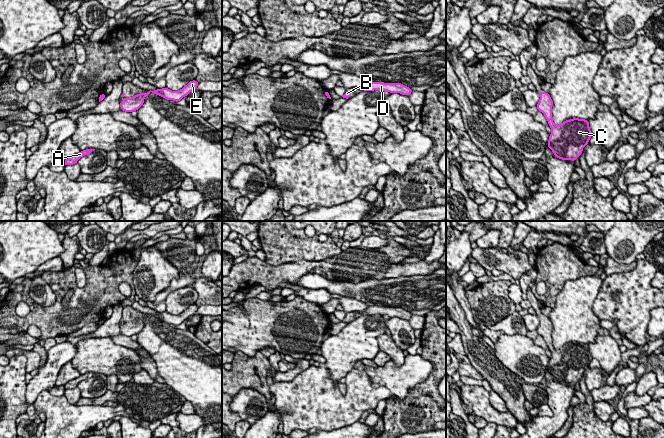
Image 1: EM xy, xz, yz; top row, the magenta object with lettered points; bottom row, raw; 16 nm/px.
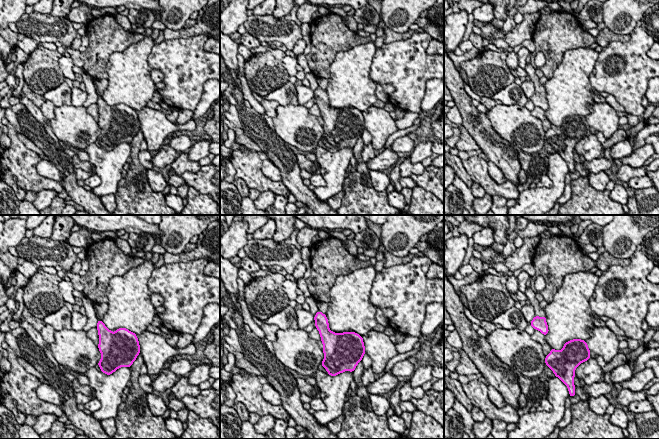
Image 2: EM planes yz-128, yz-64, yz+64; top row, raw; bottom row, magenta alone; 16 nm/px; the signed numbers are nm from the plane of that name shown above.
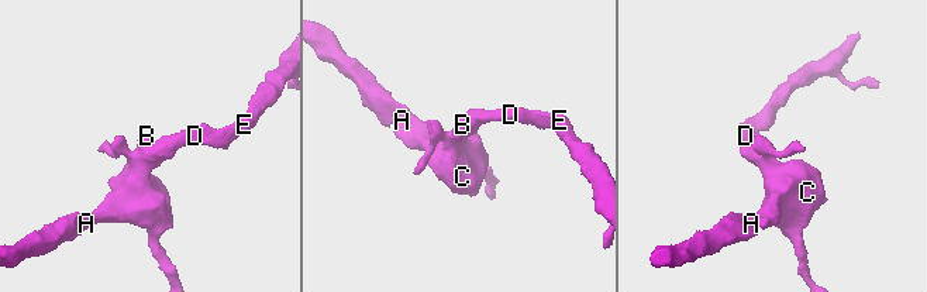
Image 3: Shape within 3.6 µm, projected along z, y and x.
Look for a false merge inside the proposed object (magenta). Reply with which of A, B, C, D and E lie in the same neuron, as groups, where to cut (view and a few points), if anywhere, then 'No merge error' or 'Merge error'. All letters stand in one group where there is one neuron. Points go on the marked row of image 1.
Groups: A B C D E. No split. No merge error

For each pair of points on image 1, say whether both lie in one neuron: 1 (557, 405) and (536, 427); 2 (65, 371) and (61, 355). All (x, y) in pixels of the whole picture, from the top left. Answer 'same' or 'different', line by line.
1: same
2: different

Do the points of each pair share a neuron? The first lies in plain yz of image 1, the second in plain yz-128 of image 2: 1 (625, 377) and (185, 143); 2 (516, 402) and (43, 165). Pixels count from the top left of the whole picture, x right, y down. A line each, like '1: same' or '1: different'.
1: same
2: different

